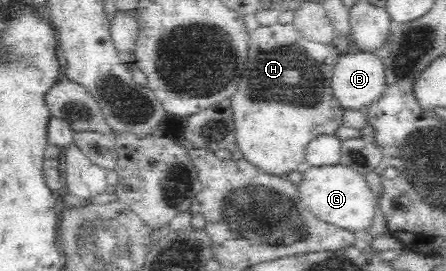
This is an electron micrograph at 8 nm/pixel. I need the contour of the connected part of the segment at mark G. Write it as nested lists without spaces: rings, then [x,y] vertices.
[[[311,165],[302,172],[297,190],[300,202],[327,224],[354,231],[354,234],[361,237],[364,237],[372,224],[376,194],[370,189],[364,176],[345,165],[320,167]]]

